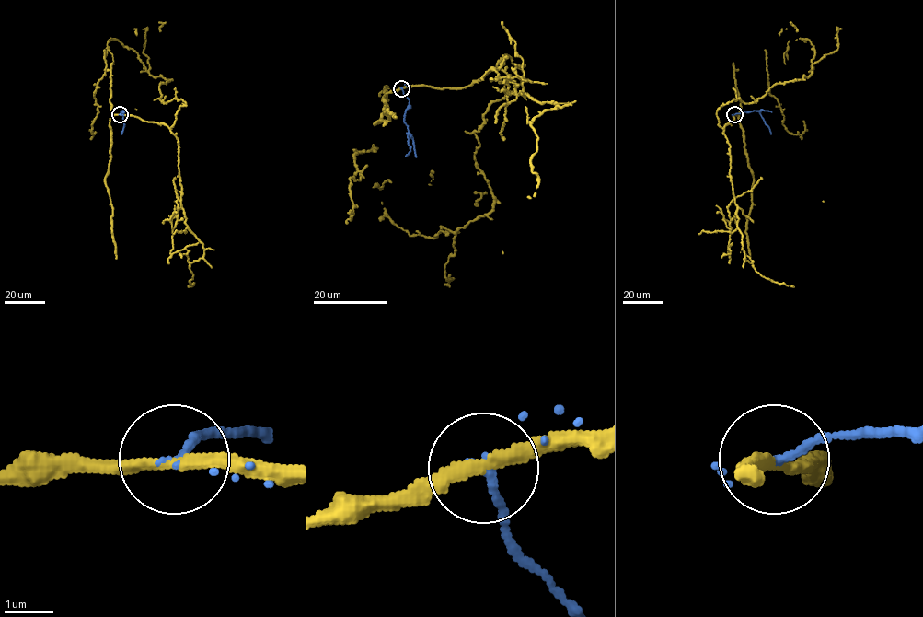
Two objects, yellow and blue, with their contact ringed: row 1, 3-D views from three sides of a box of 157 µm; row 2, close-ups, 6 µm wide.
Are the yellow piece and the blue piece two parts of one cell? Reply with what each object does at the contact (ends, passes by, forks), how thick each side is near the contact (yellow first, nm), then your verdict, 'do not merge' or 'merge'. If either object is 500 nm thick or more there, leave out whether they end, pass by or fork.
yellow passes by; blue passes by; 240 nm thick on the yellow side, 120 nm on the other; do not merge

